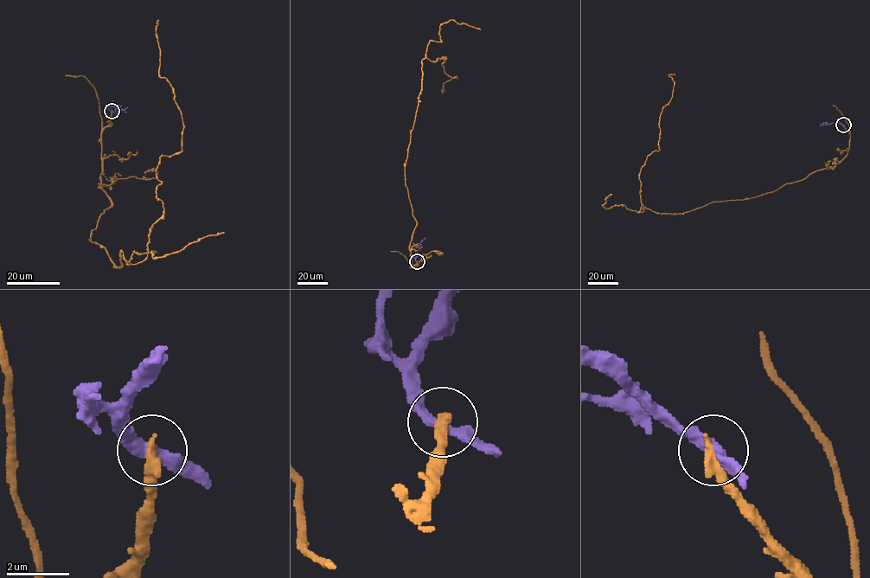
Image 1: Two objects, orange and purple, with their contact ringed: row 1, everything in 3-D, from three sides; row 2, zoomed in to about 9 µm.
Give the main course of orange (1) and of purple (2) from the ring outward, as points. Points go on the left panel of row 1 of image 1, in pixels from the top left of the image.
1: (111, 110), (111, 205), (90, 240), (119, 266), (121, 251), (147, 256), (159, 158), (182, 150), (156, 20)
2: (111, 110), (106, 106), (127, 112)

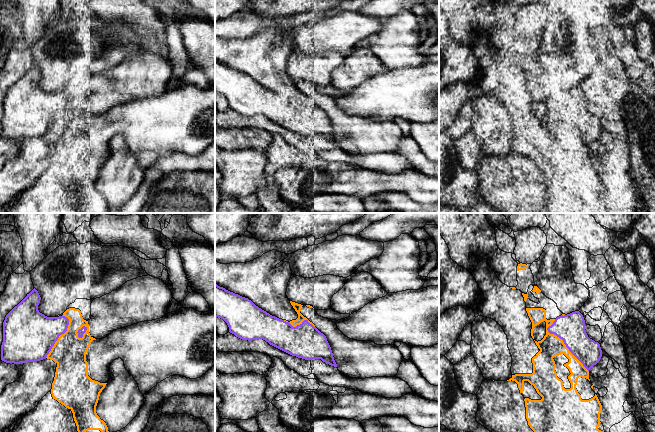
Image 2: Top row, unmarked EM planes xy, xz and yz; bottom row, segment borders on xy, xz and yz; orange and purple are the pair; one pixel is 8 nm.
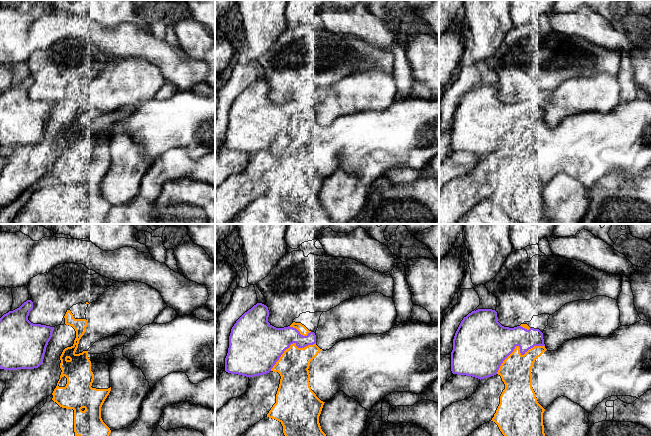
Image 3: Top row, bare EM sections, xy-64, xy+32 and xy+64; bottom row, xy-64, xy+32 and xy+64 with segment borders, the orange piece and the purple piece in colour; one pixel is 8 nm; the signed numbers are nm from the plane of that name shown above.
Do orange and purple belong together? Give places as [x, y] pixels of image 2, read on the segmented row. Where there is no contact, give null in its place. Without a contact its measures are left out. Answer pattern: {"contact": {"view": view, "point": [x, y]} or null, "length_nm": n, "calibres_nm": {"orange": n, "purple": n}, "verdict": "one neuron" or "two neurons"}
{"contact": {"view": "yz", "point": [563, 343]}, "length_nm": 500, "calibres_nm": {"orange": 180, "purple": 220}, "verdict": "two neurons"}

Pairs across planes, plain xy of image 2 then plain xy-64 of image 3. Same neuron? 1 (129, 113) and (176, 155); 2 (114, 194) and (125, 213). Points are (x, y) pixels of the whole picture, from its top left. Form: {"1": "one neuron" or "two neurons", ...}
{"1": "two neurons", "2": "two neurons"}

